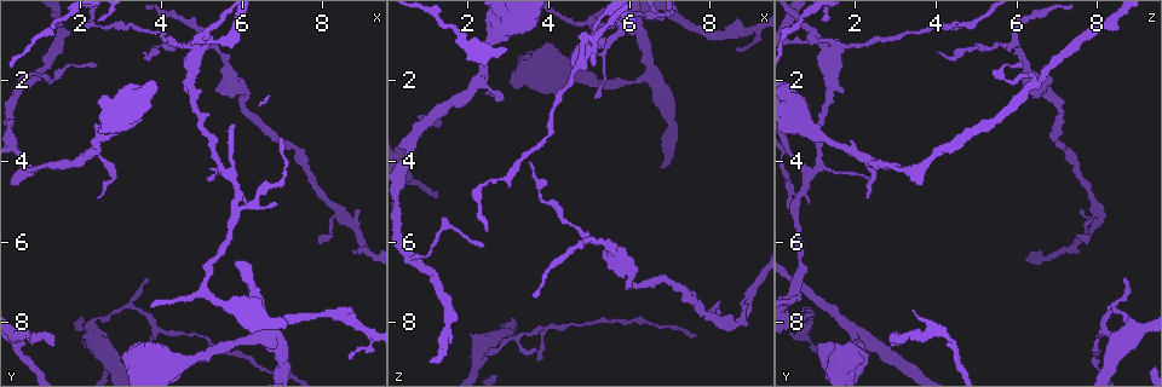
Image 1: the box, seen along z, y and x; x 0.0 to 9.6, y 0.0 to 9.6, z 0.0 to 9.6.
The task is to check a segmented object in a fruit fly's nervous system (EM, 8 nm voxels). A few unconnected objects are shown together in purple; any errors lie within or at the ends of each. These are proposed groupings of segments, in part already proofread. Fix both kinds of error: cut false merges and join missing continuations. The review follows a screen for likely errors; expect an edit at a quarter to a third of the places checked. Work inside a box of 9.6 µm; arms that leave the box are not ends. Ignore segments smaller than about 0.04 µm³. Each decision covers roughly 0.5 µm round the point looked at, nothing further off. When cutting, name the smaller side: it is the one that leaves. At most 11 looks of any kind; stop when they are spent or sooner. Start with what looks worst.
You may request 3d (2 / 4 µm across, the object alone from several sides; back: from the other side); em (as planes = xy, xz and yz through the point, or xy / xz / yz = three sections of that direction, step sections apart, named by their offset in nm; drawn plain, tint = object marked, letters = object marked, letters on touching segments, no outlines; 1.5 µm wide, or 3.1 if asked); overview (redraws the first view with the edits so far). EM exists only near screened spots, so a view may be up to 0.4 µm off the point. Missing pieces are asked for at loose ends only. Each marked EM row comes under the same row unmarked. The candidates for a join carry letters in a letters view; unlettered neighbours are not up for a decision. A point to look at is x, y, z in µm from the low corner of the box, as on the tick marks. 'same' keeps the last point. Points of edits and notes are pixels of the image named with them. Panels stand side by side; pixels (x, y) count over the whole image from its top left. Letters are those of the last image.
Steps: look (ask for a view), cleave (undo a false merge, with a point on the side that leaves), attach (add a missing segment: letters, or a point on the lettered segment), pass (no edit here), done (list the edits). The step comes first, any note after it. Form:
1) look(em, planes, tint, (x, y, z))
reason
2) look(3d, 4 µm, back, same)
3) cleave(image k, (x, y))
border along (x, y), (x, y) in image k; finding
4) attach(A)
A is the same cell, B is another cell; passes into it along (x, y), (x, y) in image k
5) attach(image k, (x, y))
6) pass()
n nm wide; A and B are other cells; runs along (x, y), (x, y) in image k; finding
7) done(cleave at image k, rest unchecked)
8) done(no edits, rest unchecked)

look(em, xy, step 4, letters, (4.85, 0.90, 0.80))
three arms meet

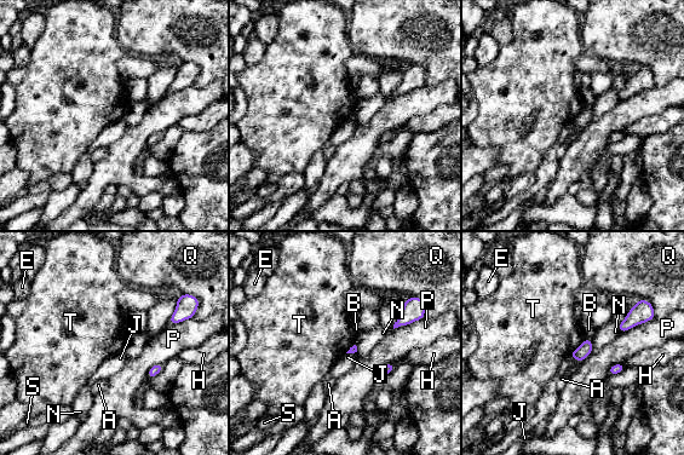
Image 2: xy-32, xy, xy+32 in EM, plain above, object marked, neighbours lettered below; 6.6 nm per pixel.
look(em, planes, letters, same)

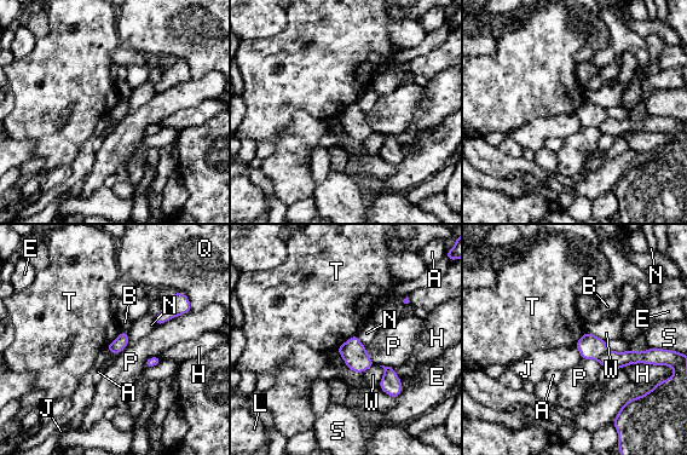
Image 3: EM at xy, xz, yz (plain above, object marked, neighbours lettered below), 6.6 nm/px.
cleave(image 3, (590, 347))
A, B, E, H, J, L, N, P, Q, S, T and W are other cells; border along (606, 349), (598, 360) in image 3; two neurons meet here

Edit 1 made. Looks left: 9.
look(3d, 2 µm, (7.90, 6.05, 7.70))
tapers out

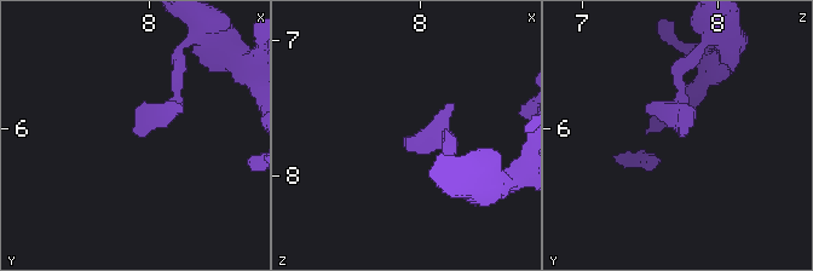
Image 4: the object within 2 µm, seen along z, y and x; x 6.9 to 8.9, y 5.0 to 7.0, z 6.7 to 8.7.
look(em, planes, letters, (7.96, 6.08, 7.74))
need the tissue

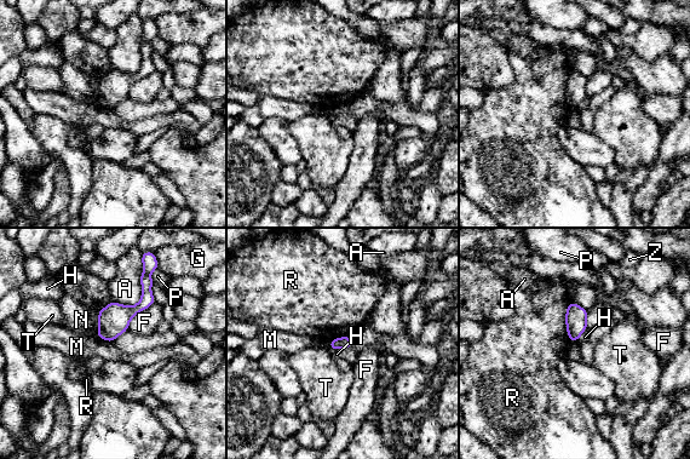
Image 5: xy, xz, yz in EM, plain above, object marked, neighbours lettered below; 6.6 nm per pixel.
pass()
A, F, G, H, M, N, P, R, T and Z are other cells; no lettered segment goes on from it

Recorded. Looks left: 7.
look(3d, 2 µm, (2.45, 1.60, 6.10))

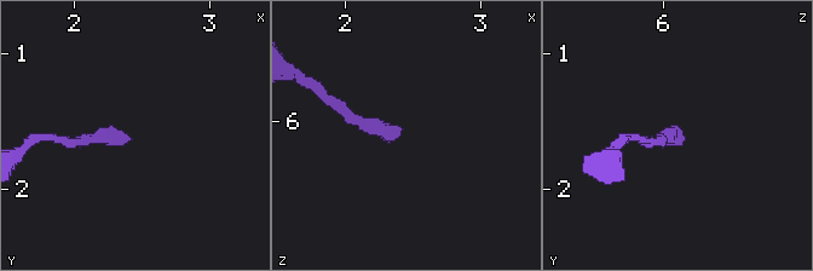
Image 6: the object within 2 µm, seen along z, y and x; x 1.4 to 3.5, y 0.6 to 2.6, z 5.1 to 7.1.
look(em, planes, tint, (2.44, 1.62, 6.06))

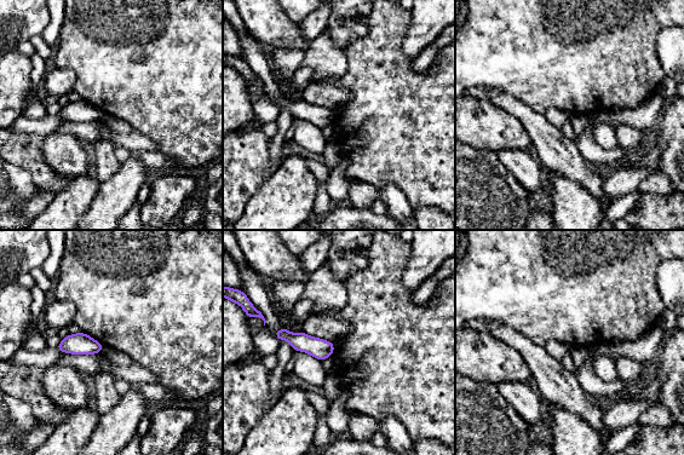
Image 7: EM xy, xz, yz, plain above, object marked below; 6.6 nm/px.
look(em, planes, letters, same)
see the neighbours

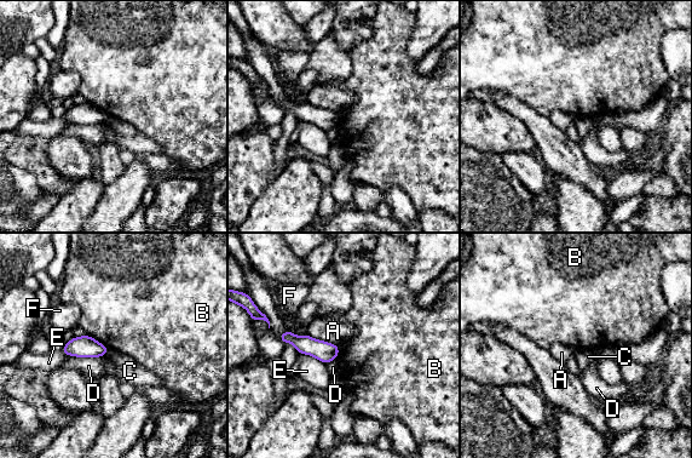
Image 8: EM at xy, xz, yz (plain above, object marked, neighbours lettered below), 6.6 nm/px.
pass()
A, B, C, D, E and F are other cells; no lettered segment goes on from it

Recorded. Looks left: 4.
look(3d, 4 µm, (3.65, 6.90, 8.60))
thin end

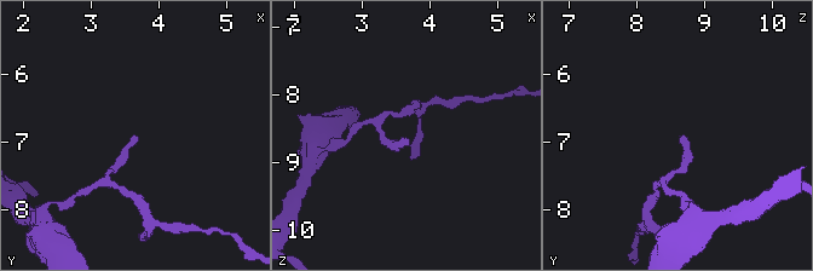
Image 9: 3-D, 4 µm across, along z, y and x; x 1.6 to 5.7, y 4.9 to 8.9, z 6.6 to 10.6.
look(em, 3.1 µm, xz, step 16, tint, (3.65, 6.85, 8.70))

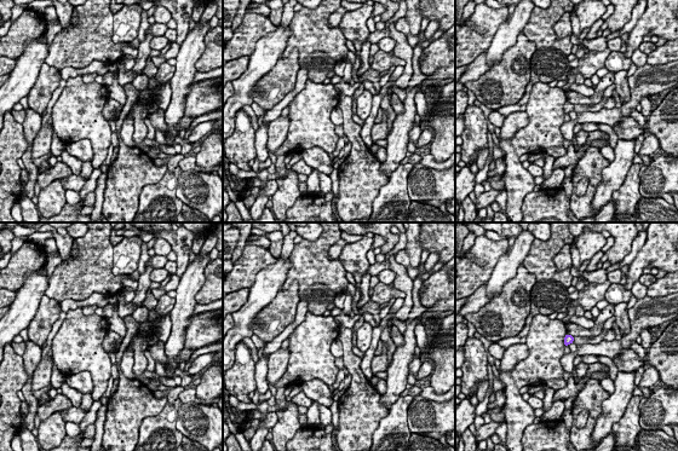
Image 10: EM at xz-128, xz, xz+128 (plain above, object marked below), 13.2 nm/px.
look(em, 3.1 µm, planes, letters, same)
another direction

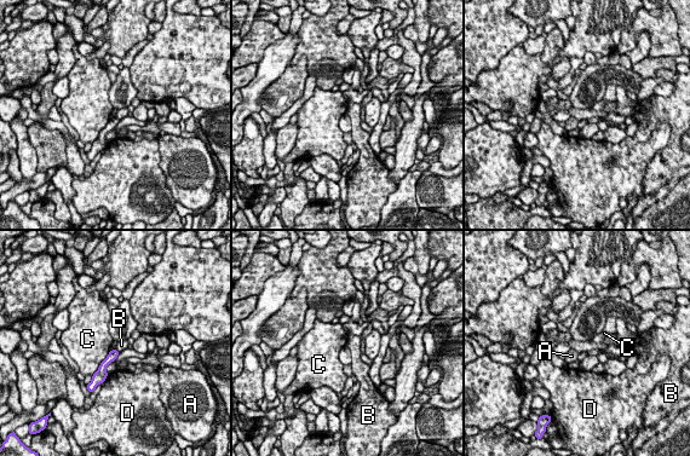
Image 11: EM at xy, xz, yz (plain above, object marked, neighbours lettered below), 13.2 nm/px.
pass()
C touches over 420 nm; A, B, C and D are other cells; border along (115, 348), (119, 352) in image 11; none of them fits

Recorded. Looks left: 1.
done(cleave at image 3, rest unchecked)

